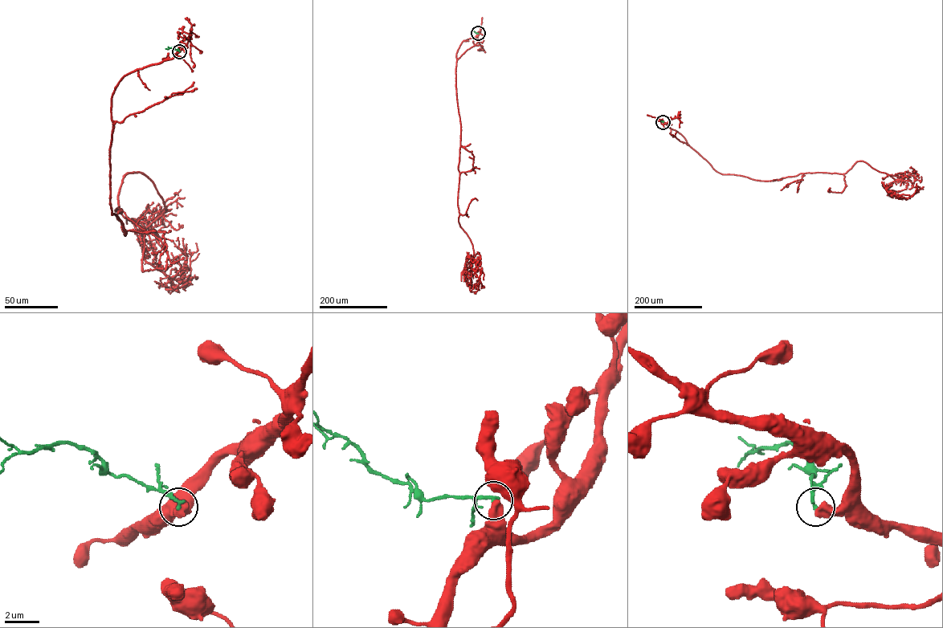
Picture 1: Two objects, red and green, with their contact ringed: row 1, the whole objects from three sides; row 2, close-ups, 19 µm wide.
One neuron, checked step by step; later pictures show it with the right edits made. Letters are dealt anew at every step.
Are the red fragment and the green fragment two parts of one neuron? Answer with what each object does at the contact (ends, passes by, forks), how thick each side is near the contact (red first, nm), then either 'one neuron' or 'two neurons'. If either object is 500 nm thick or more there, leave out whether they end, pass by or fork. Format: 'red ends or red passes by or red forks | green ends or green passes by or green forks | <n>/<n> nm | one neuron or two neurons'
550/200 nm | two neurons

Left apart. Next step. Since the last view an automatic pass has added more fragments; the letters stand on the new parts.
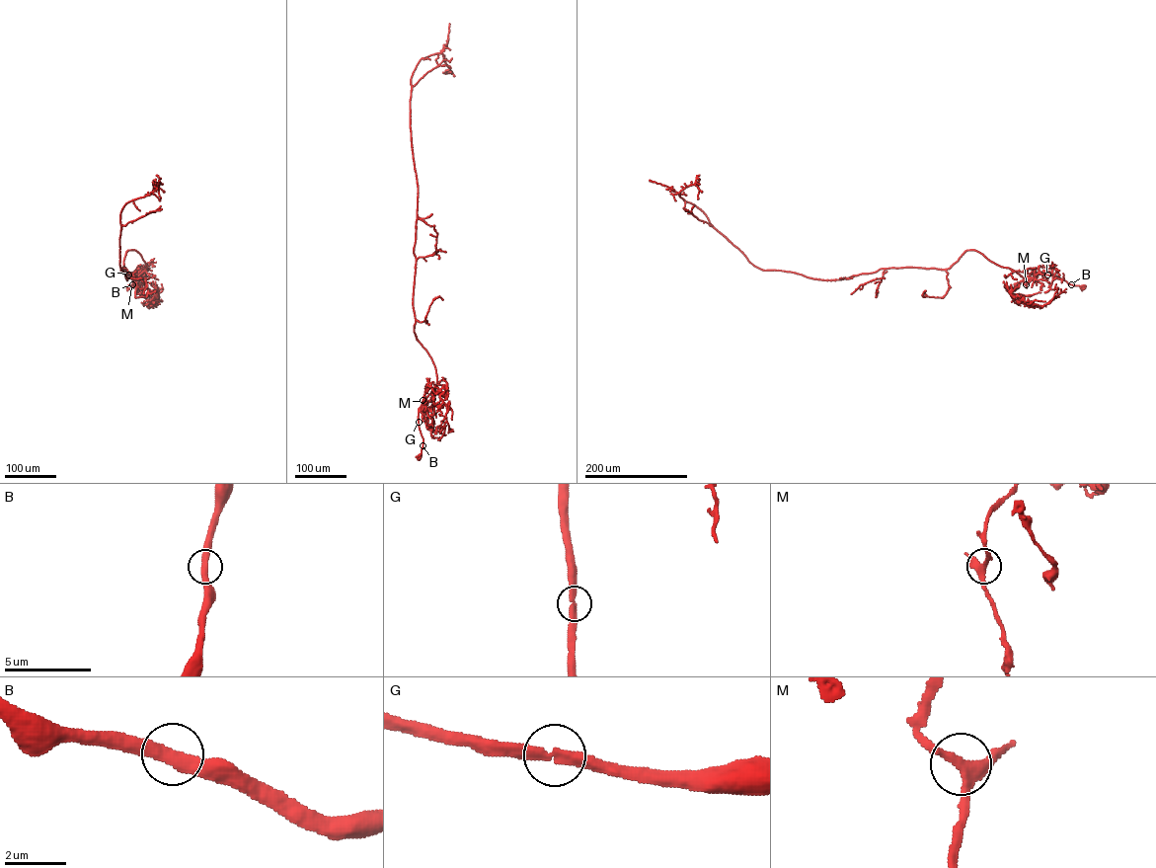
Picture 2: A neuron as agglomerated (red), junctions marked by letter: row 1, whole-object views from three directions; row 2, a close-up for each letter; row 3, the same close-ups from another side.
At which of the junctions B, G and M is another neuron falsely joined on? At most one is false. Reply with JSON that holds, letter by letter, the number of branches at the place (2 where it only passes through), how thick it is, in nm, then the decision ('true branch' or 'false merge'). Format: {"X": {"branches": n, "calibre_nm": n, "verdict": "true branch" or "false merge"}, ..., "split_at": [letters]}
{"B": {"branches": 2, "calibre_nm": 420, "verdict": "true branch"}, "G": {"branches": 2, "calibre_nm": 360, "verdict": "true branch"}, "M": {"branches": 3, "calibre_nm": 280, "verdict": "true branch"}, "split_at": []}

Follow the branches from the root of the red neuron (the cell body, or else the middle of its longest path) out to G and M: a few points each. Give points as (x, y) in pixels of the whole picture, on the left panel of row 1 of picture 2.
G: (128, 286), (132, 280), (128, 275)
M: (128, 286), (132, 280), (128, 272), (135, 278), (132, 284)

